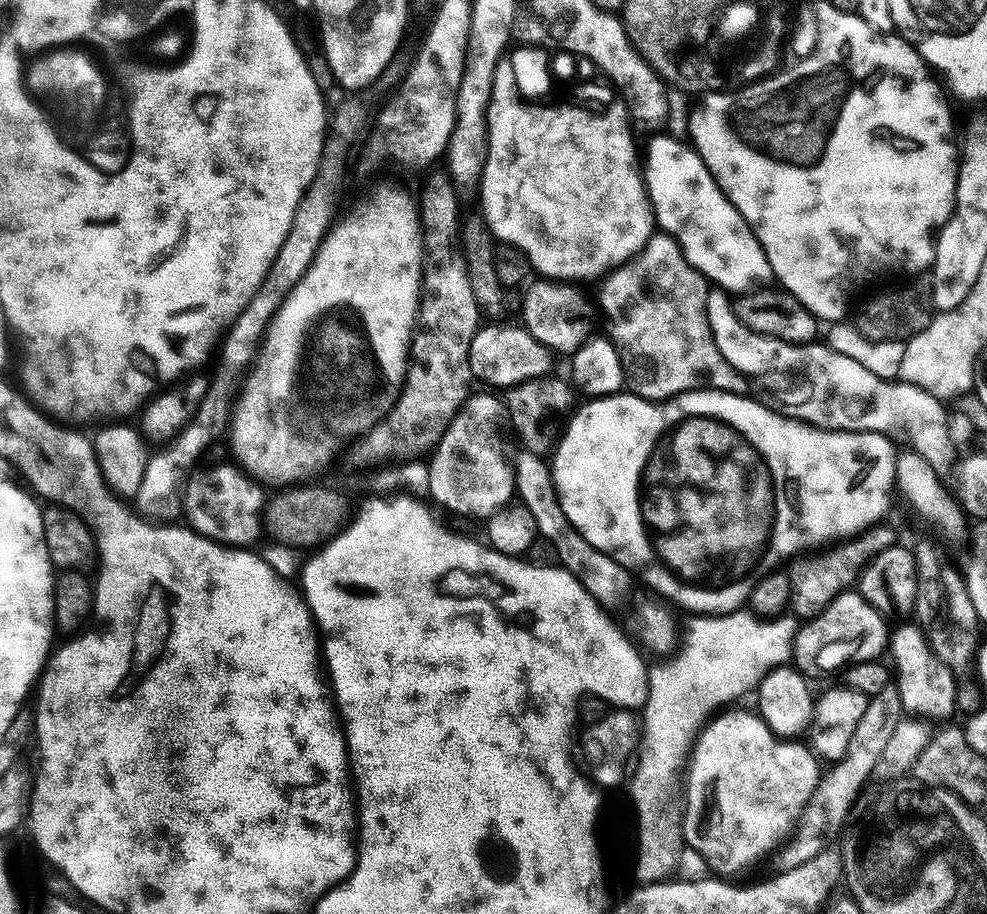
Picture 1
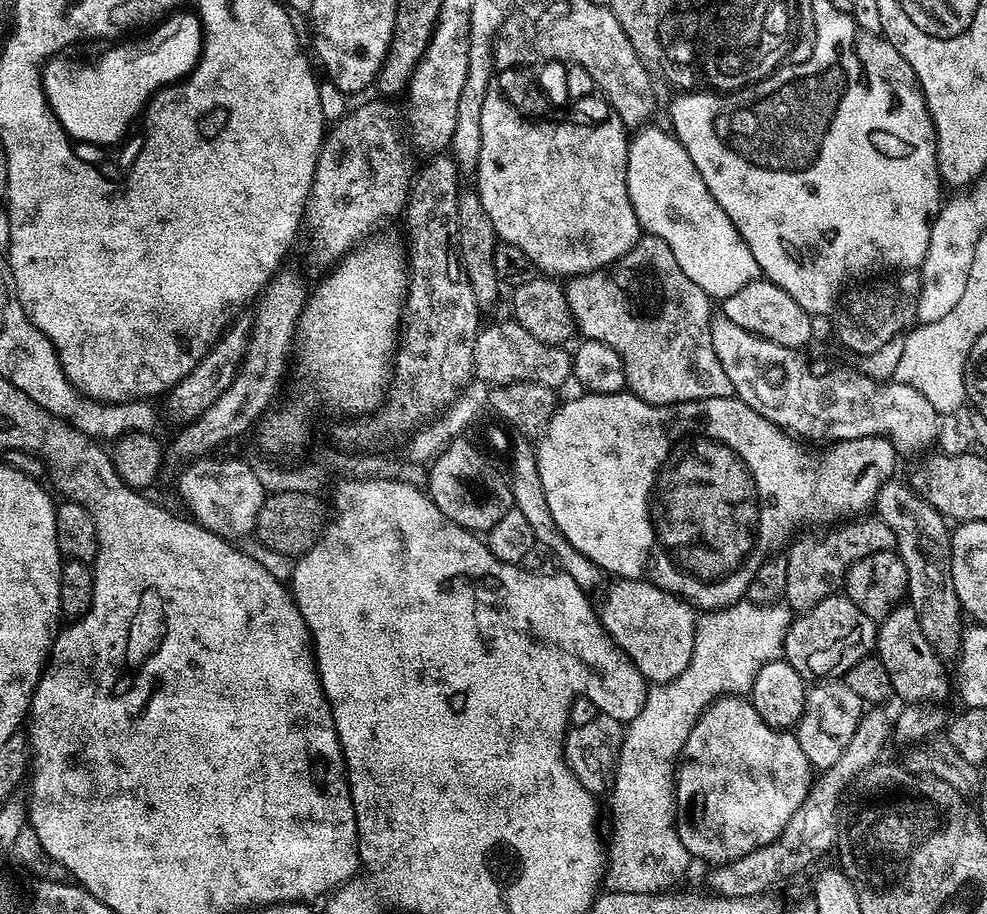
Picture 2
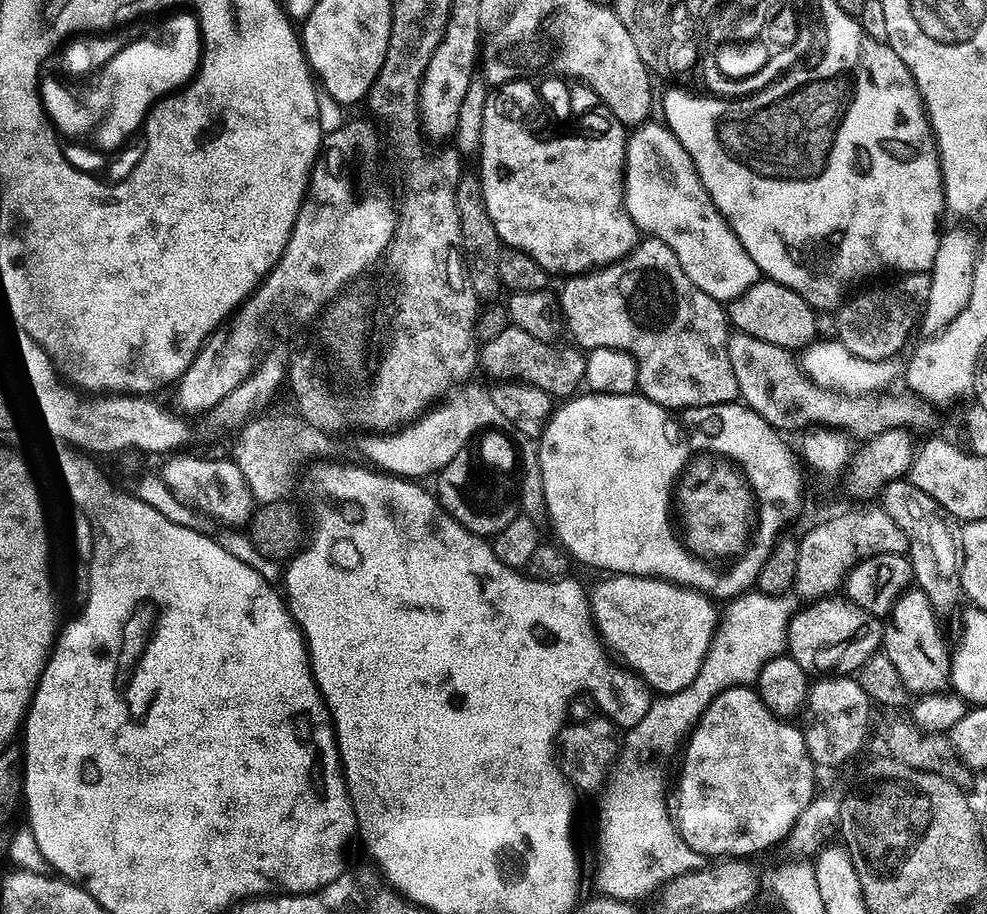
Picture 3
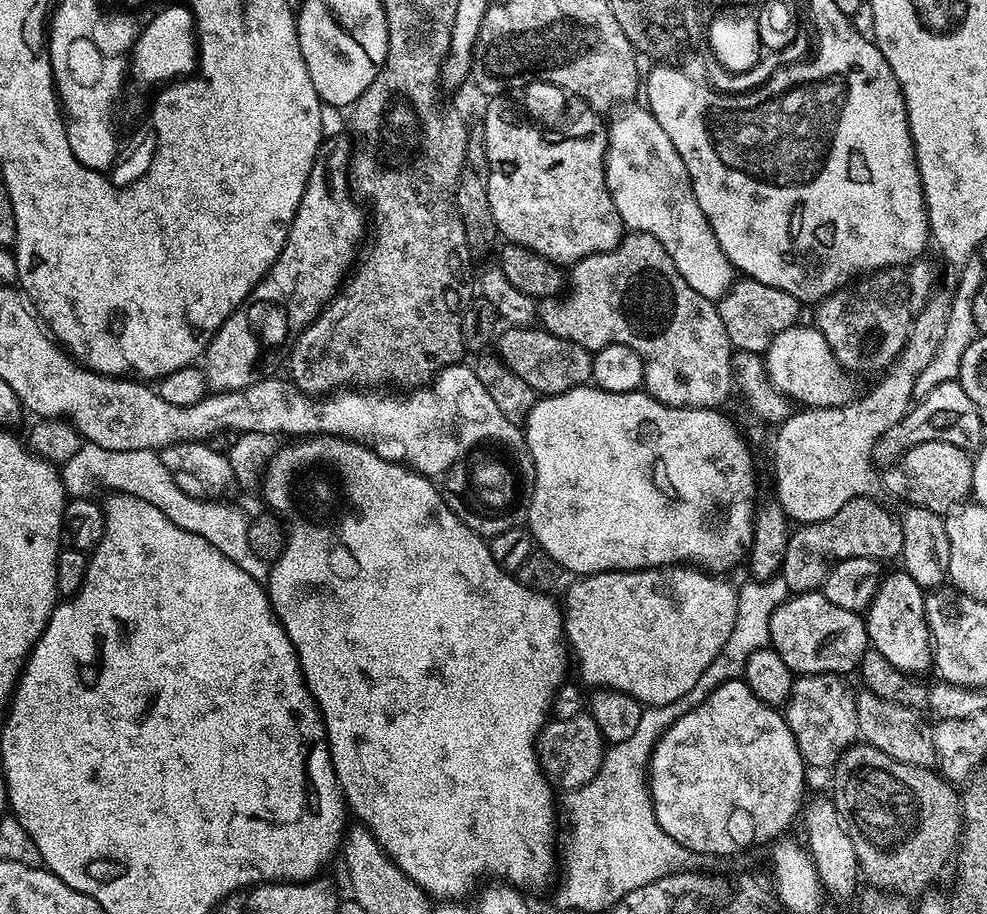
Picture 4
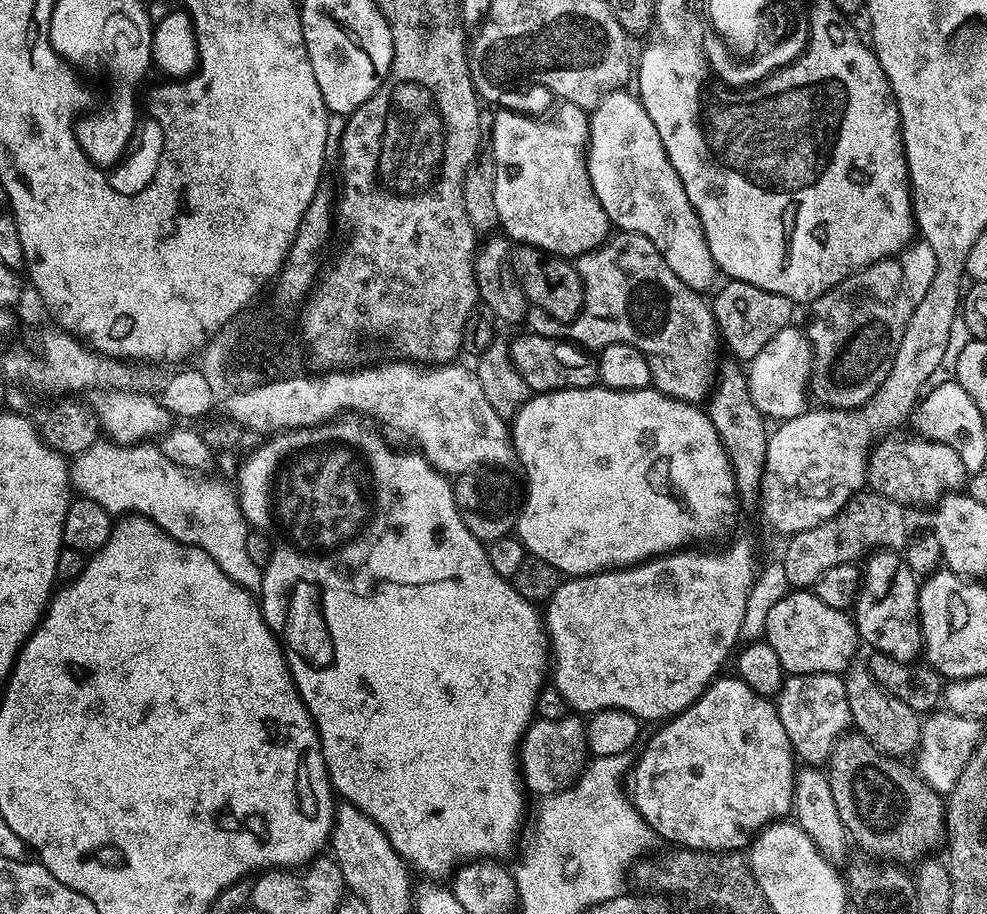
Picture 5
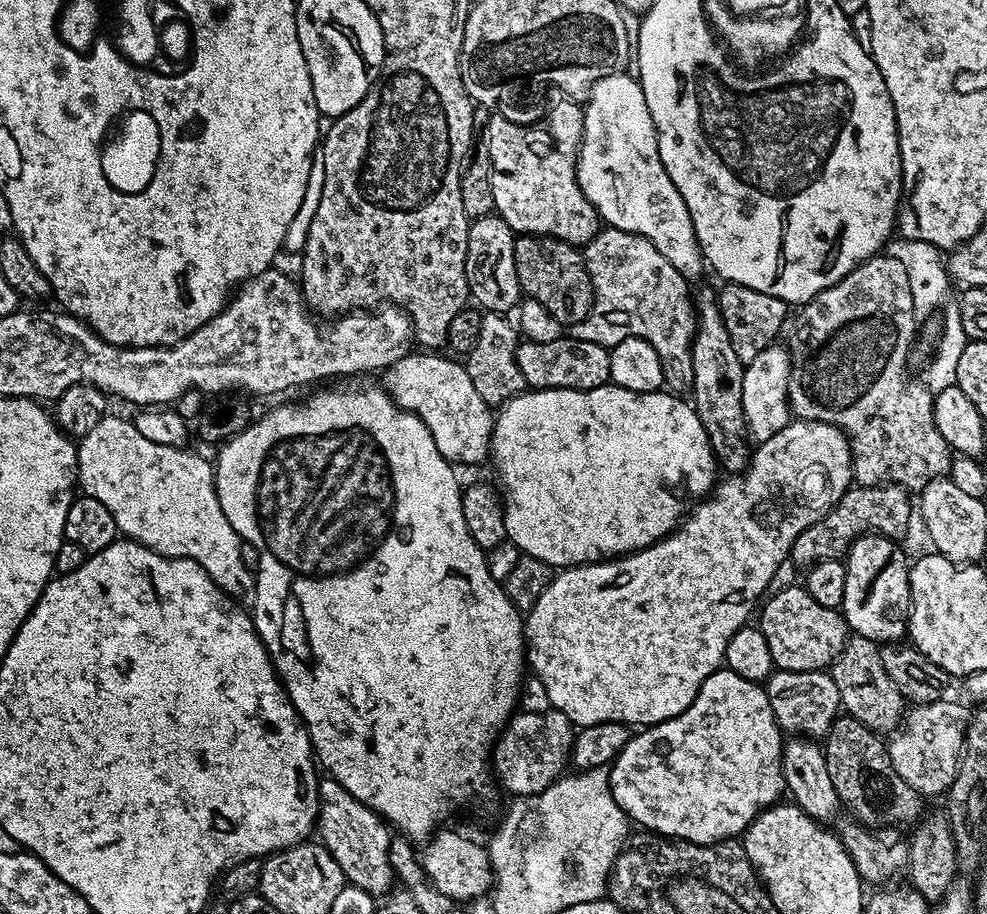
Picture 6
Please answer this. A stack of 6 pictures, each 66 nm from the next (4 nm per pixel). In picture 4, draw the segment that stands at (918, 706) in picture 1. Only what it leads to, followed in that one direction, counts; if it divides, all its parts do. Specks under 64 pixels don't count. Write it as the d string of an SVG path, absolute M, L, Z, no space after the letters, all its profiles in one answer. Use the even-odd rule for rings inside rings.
M897 570L883 577L866 609L868 643L890 666L909 674L924 674L933 667L932 635L924 613L925 589L906 571Z

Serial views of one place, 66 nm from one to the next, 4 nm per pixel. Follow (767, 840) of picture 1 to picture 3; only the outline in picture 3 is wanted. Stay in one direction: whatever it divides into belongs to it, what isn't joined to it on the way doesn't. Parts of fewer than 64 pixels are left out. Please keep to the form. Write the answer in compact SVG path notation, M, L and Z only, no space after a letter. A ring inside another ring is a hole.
M751 687L731 688L722 694L718 694L718 698L714 698L714 702L710 702L710 706L701 714L695 728L688 733L683 741L683 748L684 757L680 760L680 773L676 776L676 789L673 792L671 789L670 792L672 823L680 832L680 837L684 839L686 846L702 853L705 858L752 858L755 852L764 852L767 848L774 847L776 843L780 844L795 824L795 820L802 814L804 808L814 799L812 791L816 788L817 769L806 750L803 731L797 725L795 728L792 722L787 719L773 716Z

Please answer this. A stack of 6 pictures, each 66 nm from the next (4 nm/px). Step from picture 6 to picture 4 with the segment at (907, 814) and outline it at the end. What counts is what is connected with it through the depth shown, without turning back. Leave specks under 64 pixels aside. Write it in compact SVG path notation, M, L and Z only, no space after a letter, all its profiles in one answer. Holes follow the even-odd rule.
M857 742L851 744L844 753L836 759L831 769L832 789L830 795L836 801L836 809L841 820L850 818L852 810L858 810L858 786L862 782L876 782L876 774L886 768L888 772L894 772L900 780L914 786L920 802L922 802L922 822L918 832L906 842L898 852L882 856L876 848L872 848L868 842L864 842L858 836L856 828L844 828L846 834L850 834L850 842L854 842L854 854L858 865L858 872L864 876L873 888L883 888L885 892L911 893L911 888L924 890L929 887L931 880L936 880L944 872L944 867L953 863L957 847L960 843L960 798L955 788L949 781L940 775L939 771L928 766L907 764L890 758L890 754L882 754L873 744ZM872 768L874 768L874 780L872 780ZM928 884L928 885L927 885Z

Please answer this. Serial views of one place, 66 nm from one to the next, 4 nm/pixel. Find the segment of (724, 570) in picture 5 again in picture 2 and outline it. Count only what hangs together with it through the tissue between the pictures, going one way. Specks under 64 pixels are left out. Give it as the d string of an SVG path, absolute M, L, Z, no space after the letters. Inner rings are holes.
M620 578L615 582L617 584L609 590L608 597L604 600L604 609L601 607L598 612L604 629L629 656L637 670L643 674L645 681L663 684L673 680L692 657L697 613L692 613L693 609L681 597L656 587L647 578Z

